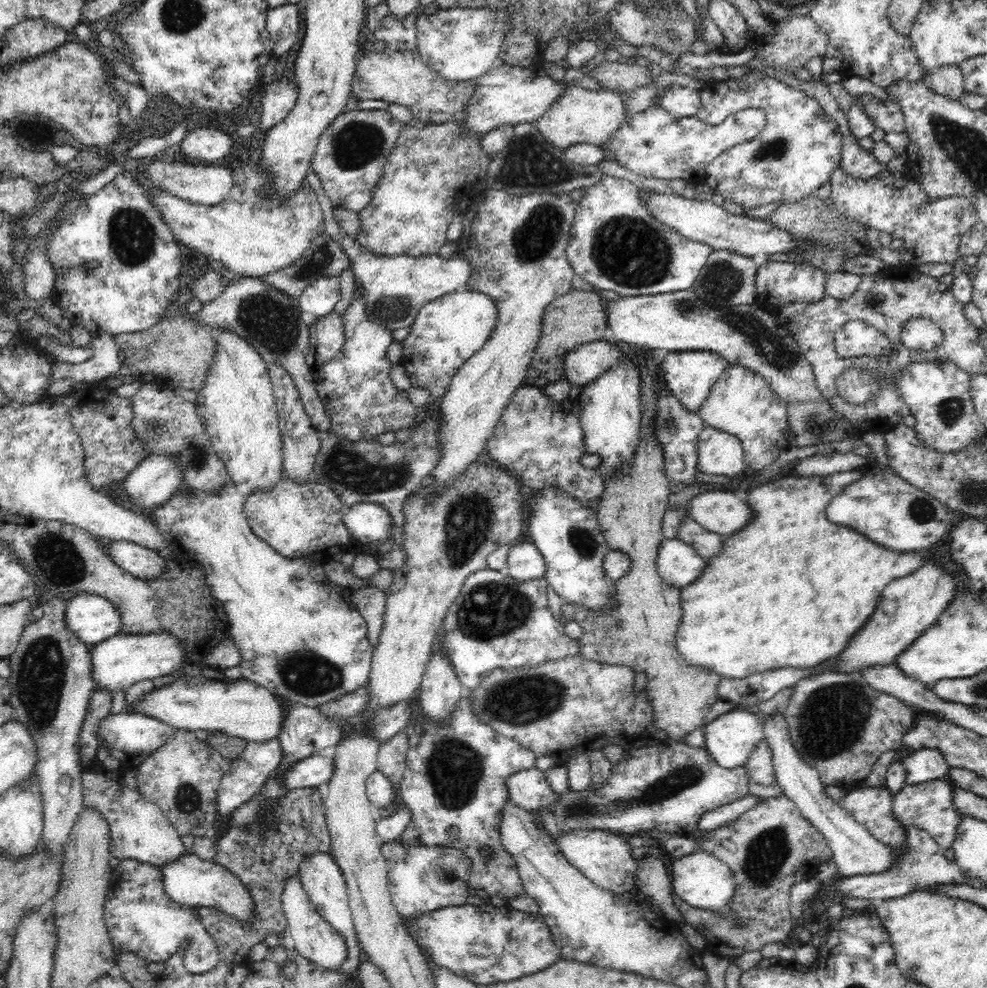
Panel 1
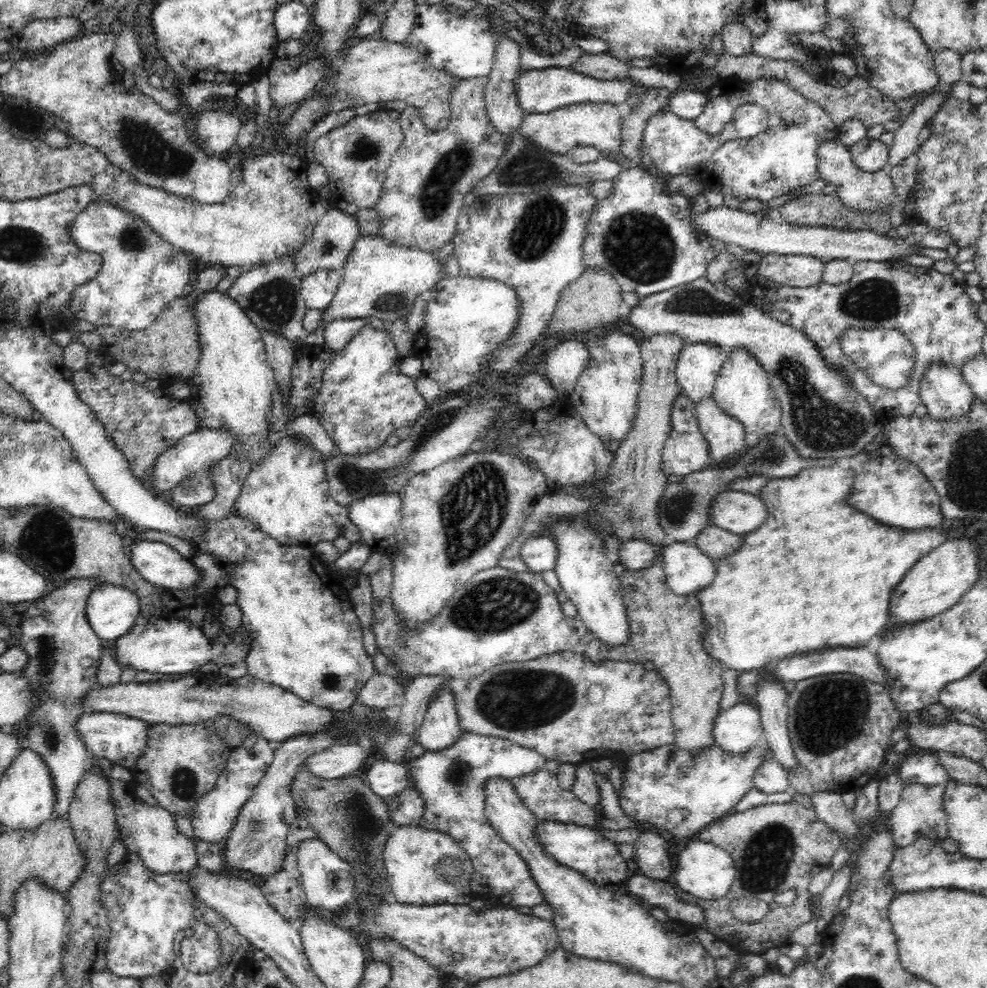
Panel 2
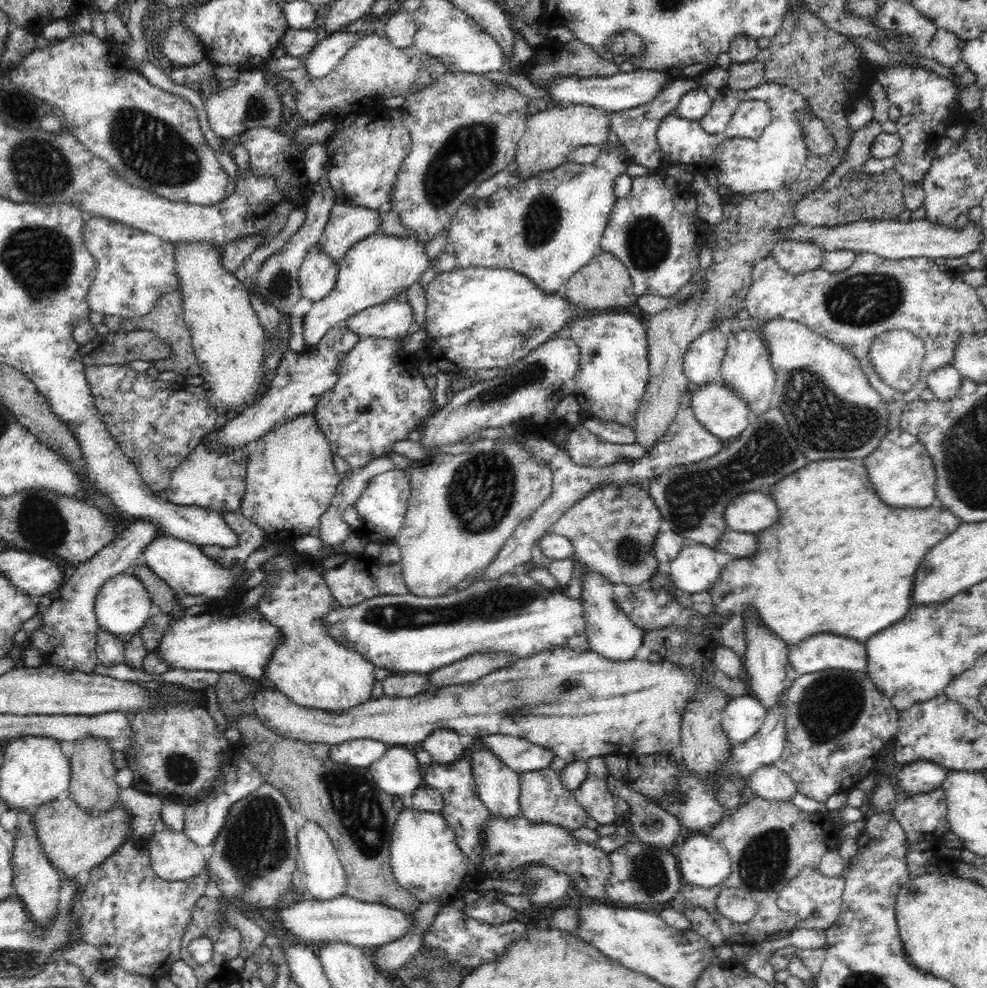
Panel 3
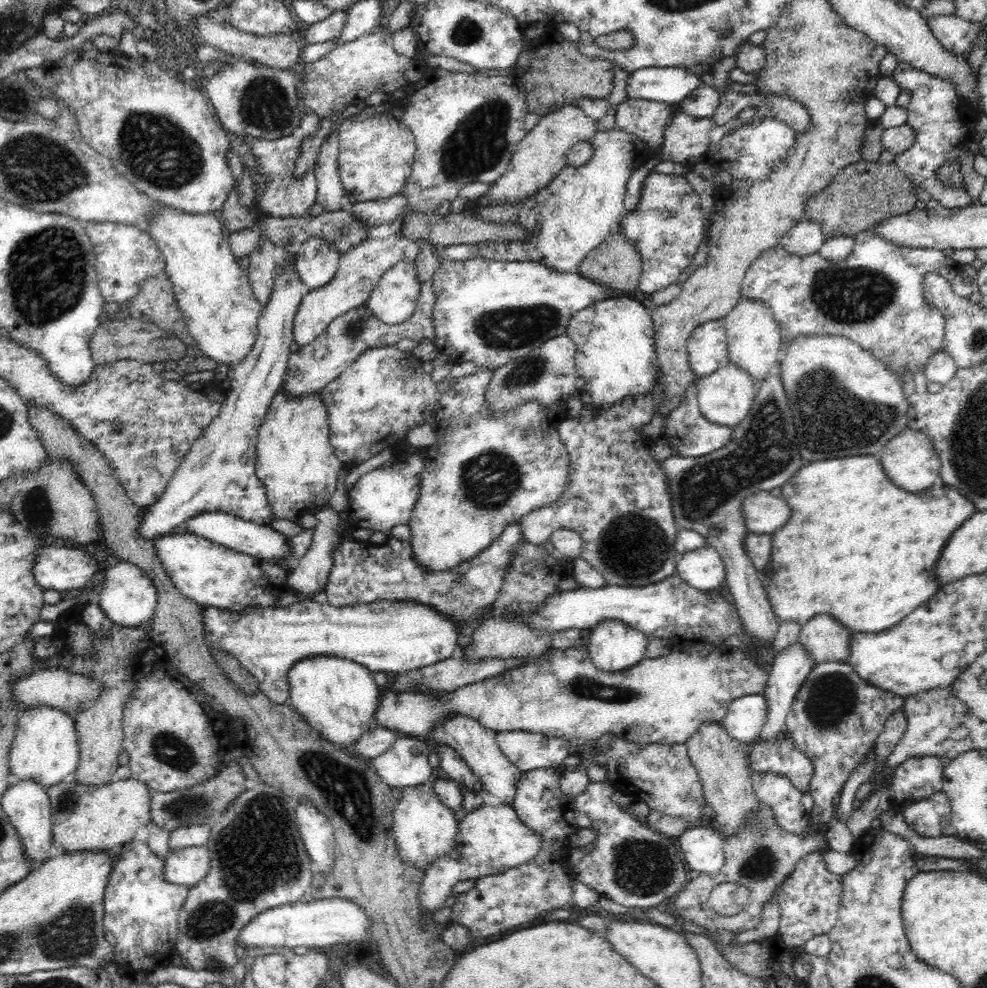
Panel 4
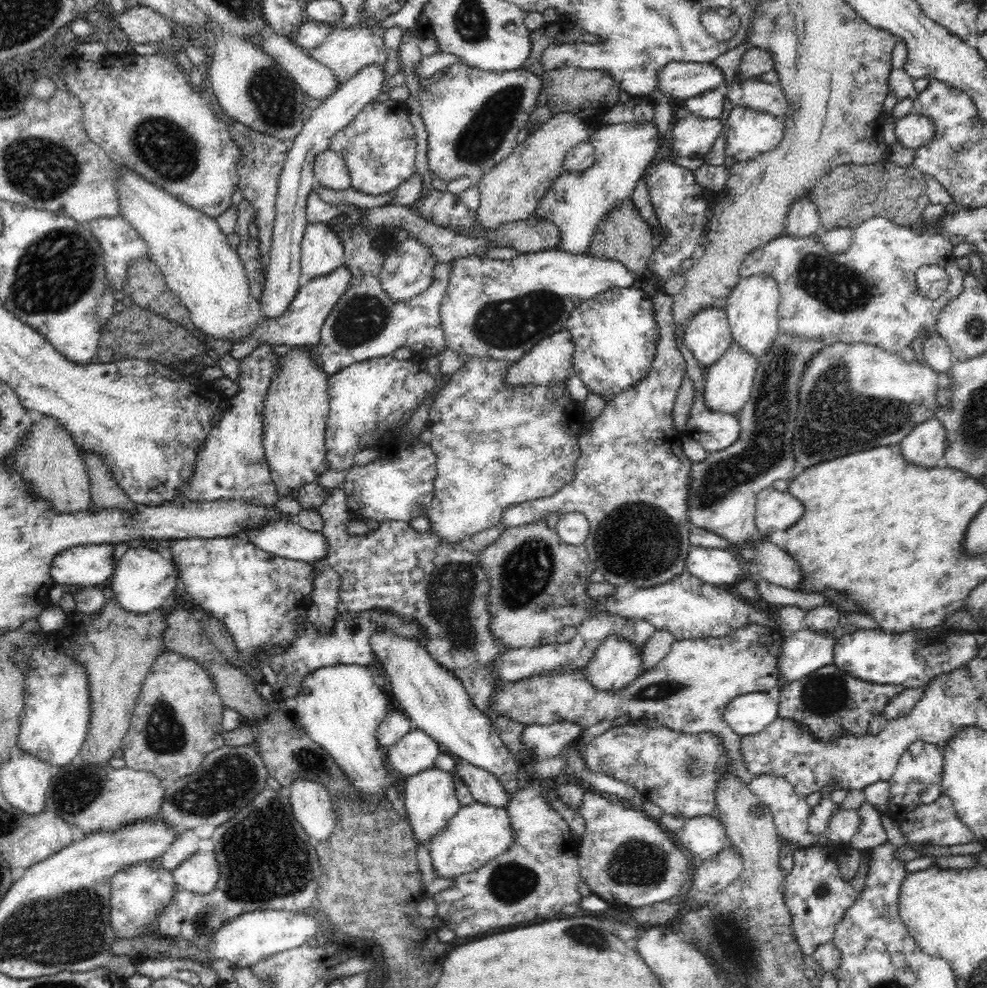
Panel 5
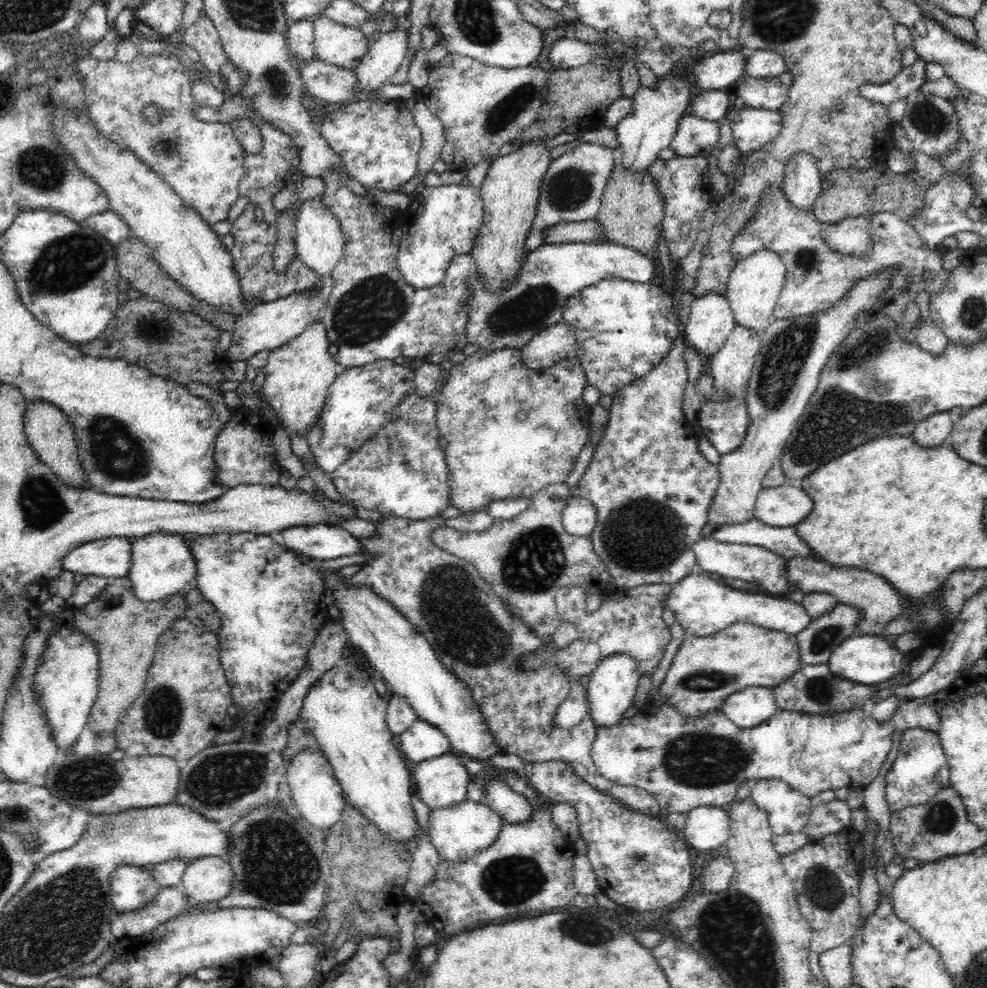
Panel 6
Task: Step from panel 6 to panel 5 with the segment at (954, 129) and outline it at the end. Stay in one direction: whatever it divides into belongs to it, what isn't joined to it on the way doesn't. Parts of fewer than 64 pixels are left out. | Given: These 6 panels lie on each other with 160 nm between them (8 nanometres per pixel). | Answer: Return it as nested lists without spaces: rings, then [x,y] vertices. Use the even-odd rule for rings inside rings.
[[[910,112],[895,121],[896,138],[906,148],[923,147],[928,144],[934,133],[933,120],[919,112]]]

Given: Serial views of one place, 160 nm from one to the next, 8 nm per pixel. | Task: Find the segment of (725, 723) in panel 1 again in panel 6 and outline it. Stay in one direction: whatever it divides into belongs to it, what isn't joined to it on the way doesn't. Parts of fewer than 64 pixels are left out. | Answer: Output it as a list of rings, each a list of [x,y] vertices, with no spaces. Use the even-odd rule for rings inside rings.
[[[748,686],[732,692],[723,704],[723,713],[738,728],[754,728],[777,710],[773,688]]]

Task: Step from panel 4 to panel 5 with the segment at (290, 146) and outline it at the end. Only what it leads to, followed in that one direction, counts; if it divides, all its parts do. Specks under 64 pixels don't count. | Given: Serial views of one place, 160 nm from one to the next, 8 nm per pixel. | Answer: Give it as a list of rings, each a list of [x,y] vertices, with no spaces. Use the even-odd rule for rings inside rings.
[[[310,191],[306,205],[306,220],[310,224],[326,223],[342,219],[344,228],[338,230],[339,237],[343,242],[343,251],[345,254],[344,266],[352,273],[352,280],[348,290],[344,292],[344,296],[338,300],[338,304],[332,308],[332,312],[328,314],[324,321],[321,333],[320,342],[318,345],[309,345],[308,353],[314,358],[314,363],[326,373],[326,375],[336,375],[340,370],[348,368],[355,363],[360,363],[364,360],[373,359],[380,356],[390,356],[397,348],[402,346],[408,347],[410,351],[418,352],[420,355],[436,357],[440,352],[447,349],[444,331],[441,327],[441,318],[439,308],[445,292],[449,285],[449,272],[453,260],[450,262],[436,263],[433,268],[433,282],[422,294],[412,296],[406,302],[392,302],[388,293],[380,284],[380,271],[385,261],[385,256],[395,248],[396,240],[392,238],[395,229],[389,227],[383,232],[374,232],[372,230],[364,230],[361,226],[361,216],[365,213],[365,209],[356,207],[355,205],[328,205],[324,203],[314,191]]]

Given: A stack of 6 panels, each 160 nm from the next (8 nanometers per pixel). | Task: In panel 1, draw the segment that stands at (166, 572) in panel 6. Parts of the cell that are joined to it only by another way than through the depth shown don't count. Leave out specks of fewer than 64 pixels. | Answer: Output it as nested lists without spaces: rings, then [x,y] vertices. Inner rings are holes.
[[[77,593],[66,601],[64,620],[76,639],[95,645],[121,633],[121,614],[103,596]]]

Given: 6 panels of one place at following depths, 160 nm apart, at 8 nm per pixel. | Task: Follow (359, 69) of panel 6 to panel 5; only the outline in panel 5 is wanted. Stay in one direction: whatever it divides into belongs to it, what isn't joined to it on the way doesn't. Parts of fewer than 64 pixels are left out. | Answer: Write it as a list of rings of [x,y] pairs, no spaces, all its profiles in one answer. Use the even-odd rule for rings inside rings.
[[[370,64],[354,74],[350,80],[338,88],[322,104],[311,112],[301,131],[293,138],[293,145],[280,172],[279,187],[276,198],[276,216],[273,228],[272,246],[270,246],[270,262],[264,274],[263,293],[260,296],[261,318],[280,318],[302,285],[301,242],[306,225],[306,205],[310,191],[317,186],[313,171],[314,160],[322,152],[329,150],[330,138],[344,126],[348,126],[354,117],[367,104],[378,96],[384,81],[384,68],[381,64]]]

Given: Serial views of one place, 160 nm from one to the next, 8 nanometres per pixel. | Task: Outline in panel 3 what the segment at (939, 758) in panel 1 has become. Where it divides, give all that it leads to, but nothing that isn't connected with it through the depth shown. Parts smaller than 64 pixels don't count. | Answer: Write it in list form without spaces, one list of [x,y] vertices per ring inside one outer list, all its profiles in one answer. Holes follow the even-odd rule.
[[[919,760],[900,768],[897,773],[897,786],[904,793],[912,795],[930,792],[942,786],[947,774],[939,764]]]

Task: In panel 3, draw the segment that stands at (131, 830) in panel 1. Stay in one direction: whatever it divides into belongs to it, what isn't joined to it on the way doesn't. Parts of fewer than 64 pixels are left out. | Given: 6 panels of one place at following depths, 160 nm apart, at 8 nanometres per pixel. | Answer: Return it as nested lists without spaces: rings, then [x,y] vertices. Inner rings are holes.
[[[163,822],[152,836],[145,839],[154,874],[160,879],[168,881],[190,880],[202,874],[207,868],[208,853],[205,849],[192,843],[184,832],[172,832]]]

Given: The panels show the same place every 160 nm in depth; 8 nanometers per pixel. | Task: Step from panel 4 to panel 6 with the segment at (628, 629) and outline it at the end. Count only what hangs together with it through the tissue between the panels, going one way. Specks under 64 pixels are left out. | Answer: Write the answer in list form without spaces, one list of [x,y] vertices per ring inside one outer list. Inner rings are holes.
[[[624,653],[604,657],[591,672],[587,685],[587,703],[592,720],[600,727],[618,724],[627,708],[630,708],[641,674],[634,658]]]

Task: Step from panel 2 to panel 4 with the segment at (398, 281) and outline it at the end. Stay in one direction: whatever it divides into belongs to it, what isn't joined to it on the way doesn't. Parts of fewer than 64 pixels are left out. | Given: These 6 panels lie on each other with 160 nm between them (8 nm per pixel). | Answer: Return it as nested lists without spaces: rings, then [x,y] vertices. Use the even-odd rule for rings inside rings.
[[[395,233],[385,239],[368,237],[356,246],[347,249],[345,255],[340,259],[334,278],[328,284],[316,288],[316,290],[308,291],[308,294],[305,294],[302,298],[296,316],[294,316],[294,328],[292,330],[294,343],[300,347],[310,344],[340,314],[365,304],[372,290],[374,290],[374,286],[378,284],[380,276],[388,268],[396,266],[400,260],[415,262],[418,259],[418,254],[420,254],[420,243],[418,241],[404,234],[396,235]]]

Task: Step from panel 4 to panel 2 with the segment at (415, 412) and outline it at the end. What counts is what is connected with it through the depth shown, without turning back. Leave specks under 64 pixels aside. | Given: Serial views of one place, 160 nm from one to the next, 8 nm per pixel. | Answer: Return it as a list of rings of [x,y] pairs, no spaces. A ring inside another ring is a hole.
[[[364,325],[342,351],[332,357],[332,362],[328,364],[322,375],[322,386],[313,404],[312,415],[328,432],[337,451],[344,454],[363,455],[372,449],[377,449],[399,428],[414,426],[416,420],[425,412],[426,402],[418,393],[415,380],[401,375],[401,364],[402,358],[398,355],[389,331],[374,329],[372,325]]]

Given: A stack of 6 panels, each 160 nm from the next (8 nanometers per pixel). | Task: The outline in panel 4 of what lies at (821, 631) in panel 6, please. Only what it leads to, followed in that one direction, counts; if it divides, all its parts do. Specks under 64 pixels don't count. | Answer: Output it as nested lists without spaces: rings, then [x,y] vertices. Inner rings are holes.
[[[798,641],[794,644],[790,644],[788,648],[780,650],[775,656],[772,662],[772,668],[769,671],[766,688],[762,693],[767,700],[768,712],[760,734],[756,738],[759,739],[759,742],[776,742],[778,734],[787,730],[786,716],[788,716],[788,712],[790,712],[798,689],[807,679],[808,673],[814,668],[814,665],[816,664],[813,661],[813,658],[805,652],[803,646]]]

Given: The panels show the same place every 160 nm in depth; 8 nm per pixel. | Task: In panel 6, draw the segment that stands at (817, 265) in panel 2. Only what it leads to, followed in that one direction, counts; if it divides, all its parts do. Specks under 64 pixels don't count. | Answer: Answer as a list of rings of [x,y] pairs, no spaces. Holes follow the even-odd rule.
[[[799,153],[786,163],[782,190],[786,200],[798,210],[813,210],[821,186],[821,172],[816,158]]]

